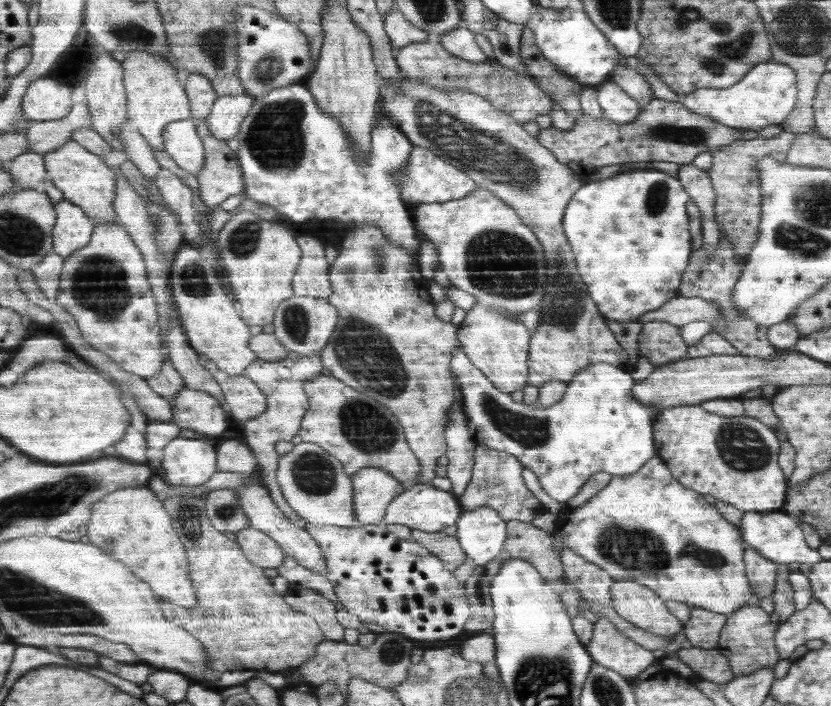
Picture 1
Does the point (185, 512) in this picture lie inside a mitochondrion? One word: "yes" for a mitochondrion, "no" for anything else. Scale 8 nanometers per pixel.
yes

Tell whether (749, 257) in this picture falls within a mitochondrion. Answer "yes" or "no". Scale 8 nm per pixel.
no

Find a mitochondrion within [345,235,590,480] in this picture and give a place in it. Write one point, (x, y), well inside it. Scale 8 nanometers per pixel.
(564, 307)

